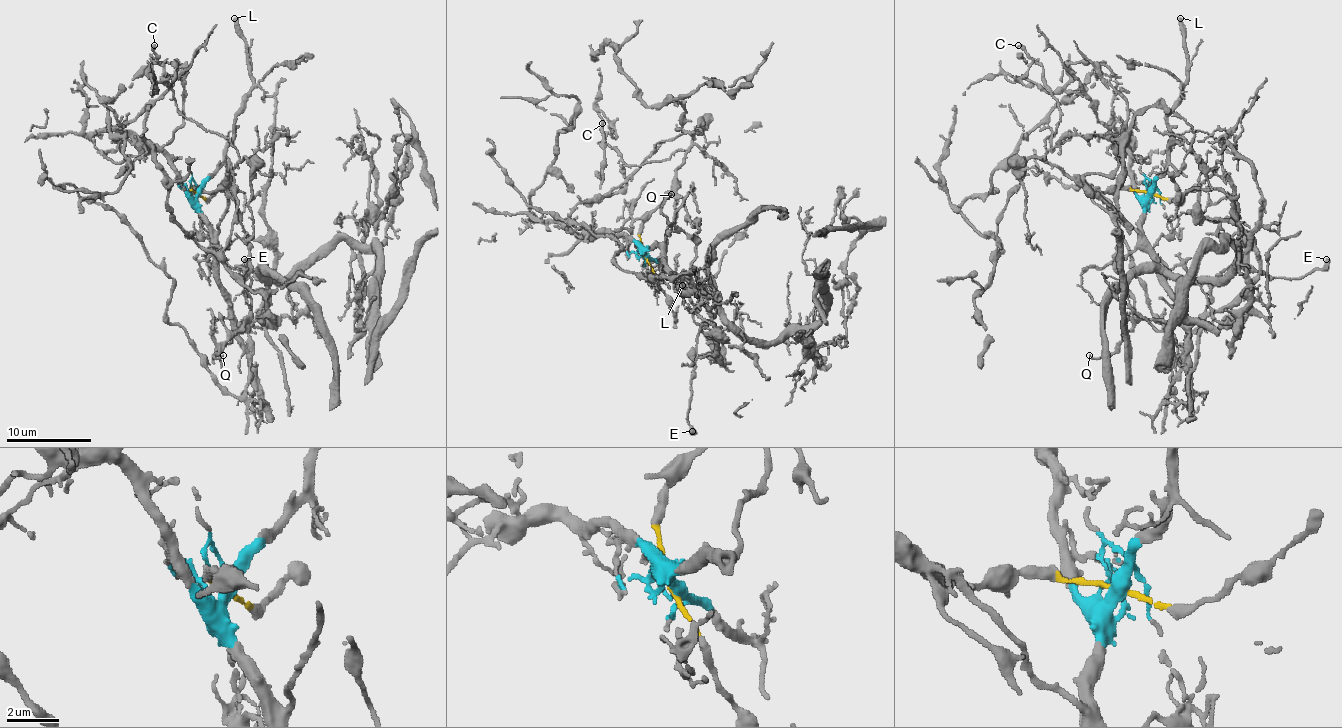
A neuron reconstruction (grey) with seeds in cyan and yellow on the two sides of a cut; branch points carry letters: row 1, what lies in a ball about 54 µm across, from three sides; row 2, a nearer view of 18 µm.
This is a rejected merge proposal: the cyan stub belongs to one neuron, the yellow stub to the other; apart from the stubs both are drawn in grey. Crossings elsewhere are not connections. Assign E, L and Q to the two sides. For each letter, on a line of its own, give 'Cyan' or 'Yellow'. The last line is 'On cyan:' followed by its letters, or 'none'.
E: Yellow
L: Cyan
Q: Yellow
On cyan: L

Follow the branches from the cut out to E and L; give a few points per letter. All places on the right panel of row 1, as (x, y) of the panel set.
E: (1150, 192), (1090, 190), (1122, 233), (1116, 269), (1139, 318), (1192, 324), (1231, 267), (1303, 277), (1327, 258)
L: (1150, 192), (1150, 186), (1167, 160), (1167, 113), (1182, 96), (1186, 81), (1186, 45), (1180, 17)

